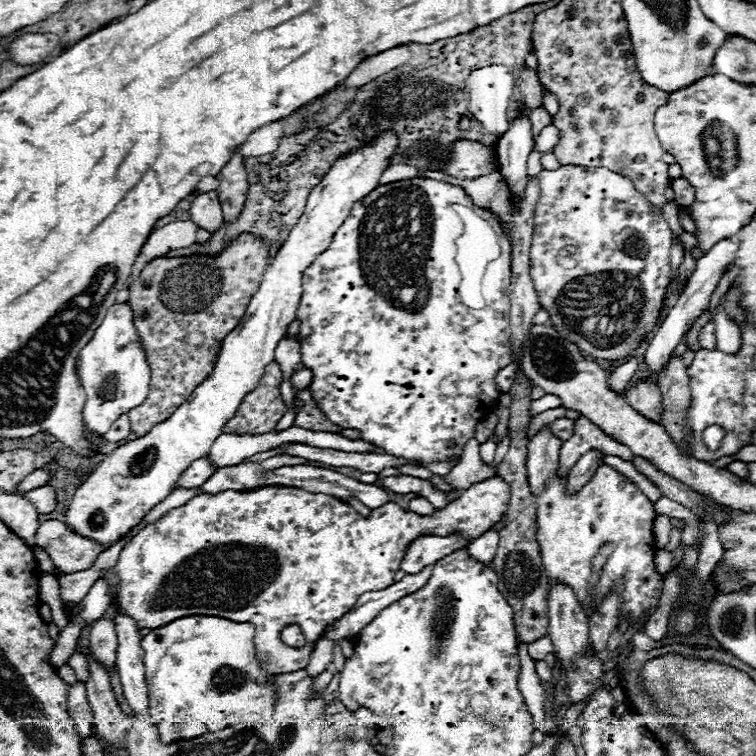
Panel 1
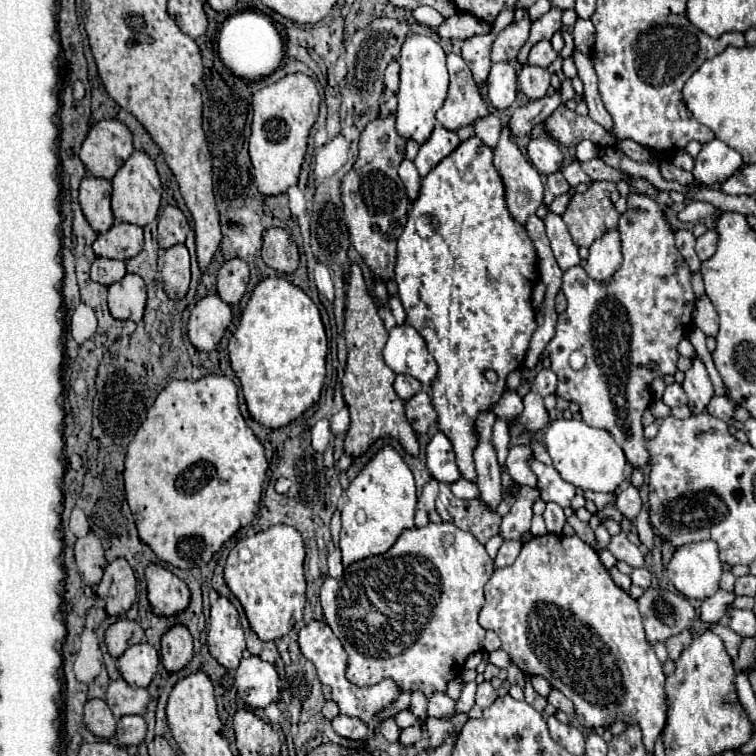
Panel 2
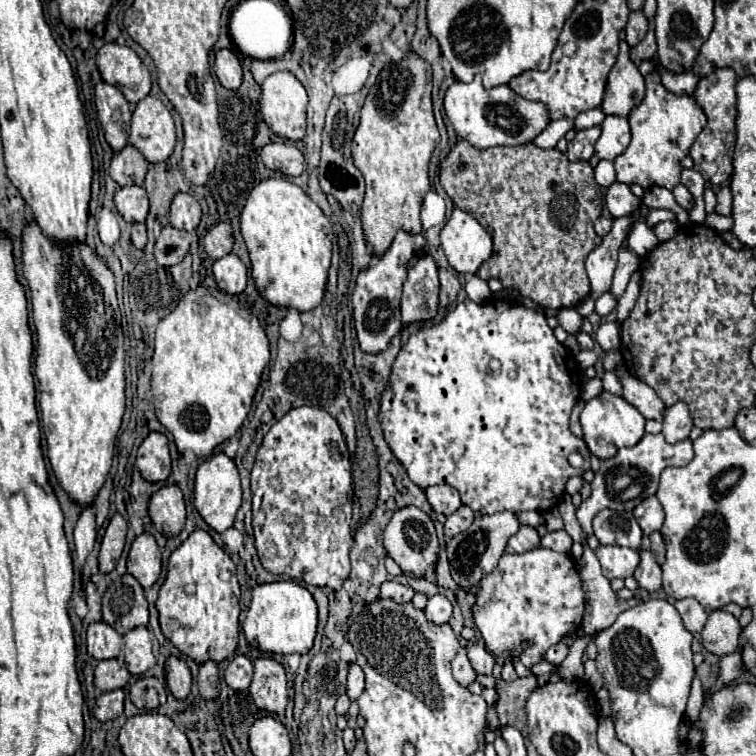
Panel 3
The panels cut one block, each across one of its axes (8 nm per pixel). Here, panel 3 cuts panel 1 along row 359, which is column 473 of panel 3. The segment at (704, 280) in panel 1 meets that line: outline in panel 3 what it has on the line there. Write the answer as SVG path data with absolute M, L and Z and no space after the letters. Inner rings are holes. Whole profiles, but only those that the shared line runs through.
M476 642L476 644L468 646L468 658L470 658L470 664L472 664L476 674L486 674L486 676L492 674L494 656L484 648L482 642Z

